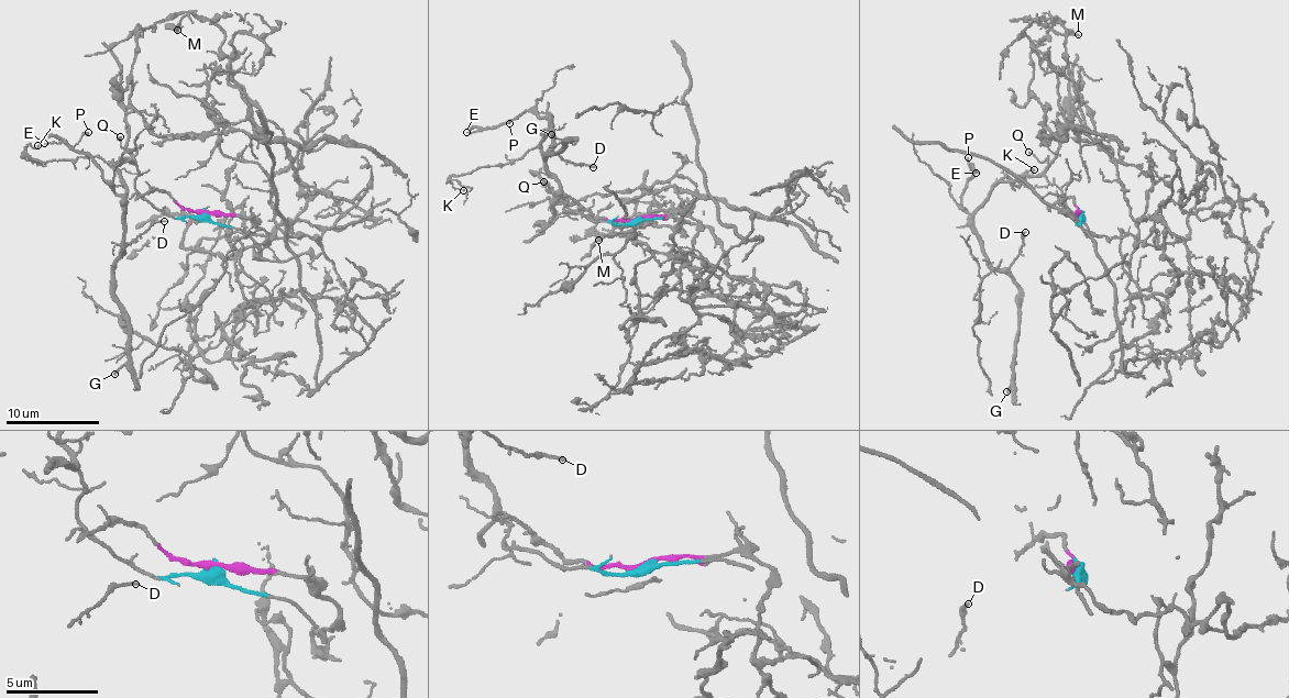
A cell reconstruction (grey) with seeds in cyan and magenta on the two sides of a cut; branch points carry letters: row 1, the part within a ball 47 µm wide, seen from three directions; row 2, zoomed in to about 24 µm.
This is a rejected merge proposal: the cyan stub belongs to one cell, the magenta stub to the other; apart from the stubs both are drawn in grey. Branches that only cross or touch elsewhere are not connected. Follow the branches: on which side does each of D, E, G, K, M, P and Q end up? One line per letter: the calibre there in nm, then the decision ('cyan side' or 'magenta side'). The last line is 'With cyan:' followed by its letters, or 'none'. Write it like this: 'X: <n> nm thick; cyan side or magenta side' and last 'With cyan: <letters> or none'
D: 150 nm thick; cyan side
E: 90 nm thick; cyan side
G: 150 nm thick; cyan side
K: 100 nm thick; cyan side
M: 130 nm thick; magenta side
P: 160 nm thick; cyan side
Q: 130 nm thick; cyan side
With cyan: D, E, G, K, P, Q

